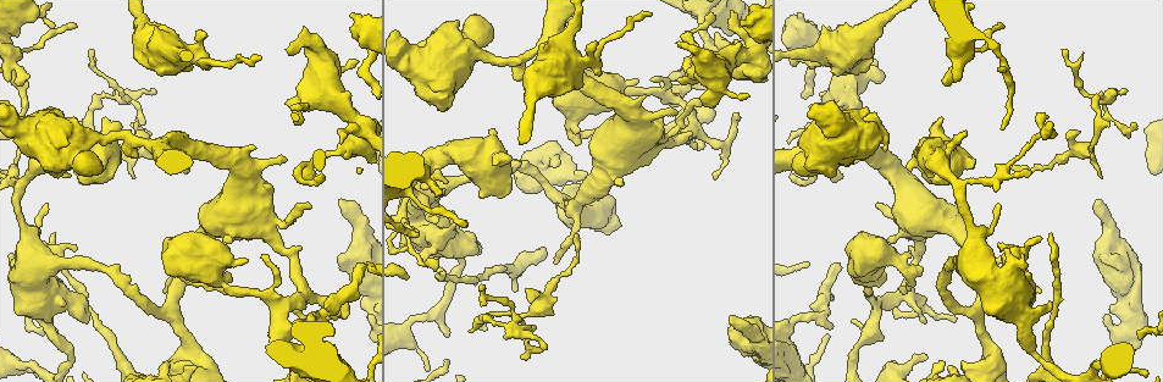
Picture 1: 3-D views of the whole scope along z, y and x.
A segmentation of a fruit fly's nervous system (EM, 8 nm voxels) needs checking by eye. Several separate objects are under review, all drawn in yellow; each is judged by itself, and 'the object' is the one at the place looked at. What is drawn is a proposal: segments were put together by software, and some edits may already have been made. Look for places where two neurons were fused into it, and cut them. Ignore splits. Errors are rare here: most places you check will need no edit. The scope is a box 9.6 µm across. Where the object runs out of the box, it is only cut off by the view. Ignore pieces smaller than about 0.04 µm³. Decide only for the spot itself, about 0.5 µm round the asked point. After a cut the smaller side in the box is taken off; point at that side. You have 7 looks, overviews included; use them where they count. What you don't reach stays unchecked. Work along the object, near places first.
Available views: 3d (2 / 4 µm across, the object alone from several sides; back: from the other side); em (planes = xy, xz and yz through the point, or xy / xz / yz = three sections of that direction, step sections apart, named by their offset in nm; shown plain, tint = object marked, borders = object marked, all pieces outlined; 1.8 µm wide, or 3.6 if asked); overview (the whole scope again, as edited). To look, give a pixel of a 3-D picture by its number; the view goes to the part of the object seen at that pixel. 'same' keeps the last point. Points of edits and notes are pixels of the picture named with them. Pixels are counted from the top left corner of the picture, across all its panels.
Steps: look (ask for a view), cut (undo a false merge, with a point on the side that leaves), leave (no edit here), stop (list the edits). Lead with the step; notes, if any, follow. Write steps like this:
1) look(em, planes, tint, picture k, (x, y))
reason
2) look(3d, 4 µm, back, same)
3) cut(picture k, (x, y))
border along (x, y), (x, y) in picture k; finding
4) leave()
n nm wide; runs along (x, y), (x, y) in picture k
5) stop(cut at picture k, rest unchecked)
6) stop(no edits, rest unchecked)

look(3d, 4 µm, picture 1, (173, 52))
sharp bend

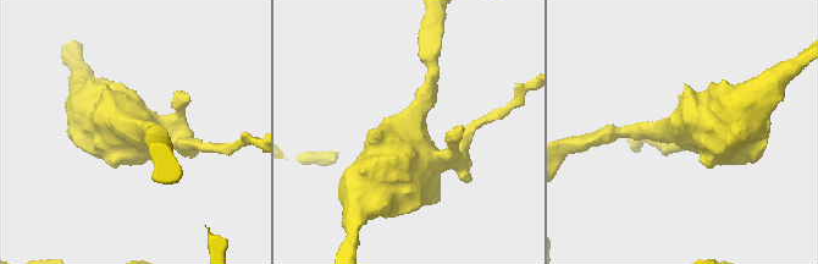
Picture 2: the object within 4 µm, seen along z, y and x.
look(em, 3.6 µm, planes, borders, picture 2, (409, 139))
now the EM

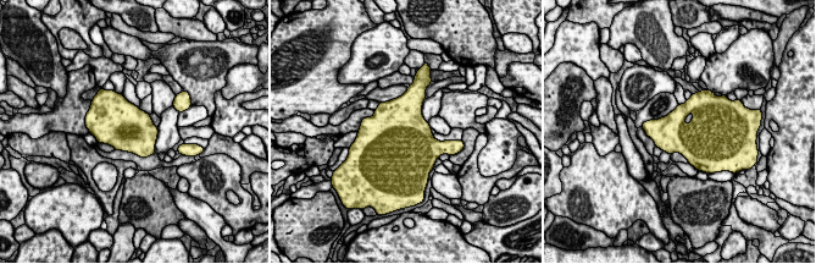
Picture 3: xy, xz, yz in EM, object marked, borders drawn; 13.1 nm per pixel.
leave()
all the same neuron

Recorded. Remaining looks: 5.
look(em, planes, plain, picture 1, (11, 54))
thick turns thin

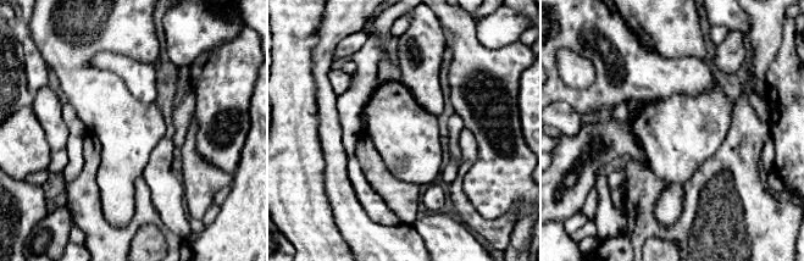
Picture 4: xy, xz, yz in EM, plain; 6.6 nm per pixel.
look(em, planes, tint, same)
with the object marked

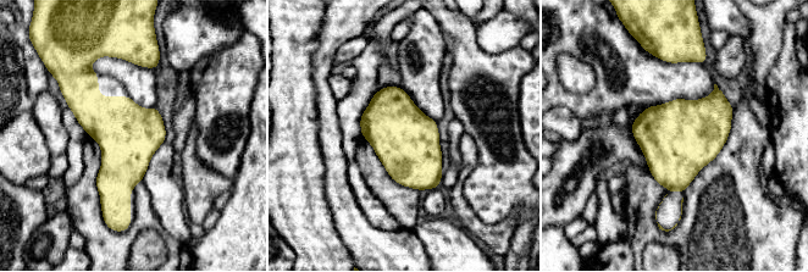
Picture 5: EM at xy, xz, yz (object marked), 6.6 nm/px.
leave()
all the same neuron

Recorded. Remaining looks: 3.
look(em, planes, tint, picture 1, (142, 152))
abrupt turn

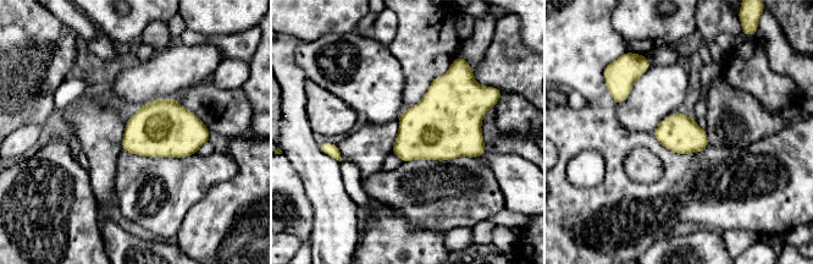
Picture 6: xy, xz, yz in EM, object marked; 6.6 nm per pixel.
leave()
all the same neuron

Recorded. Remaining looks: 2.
stop(no edits, rest unchecked)

